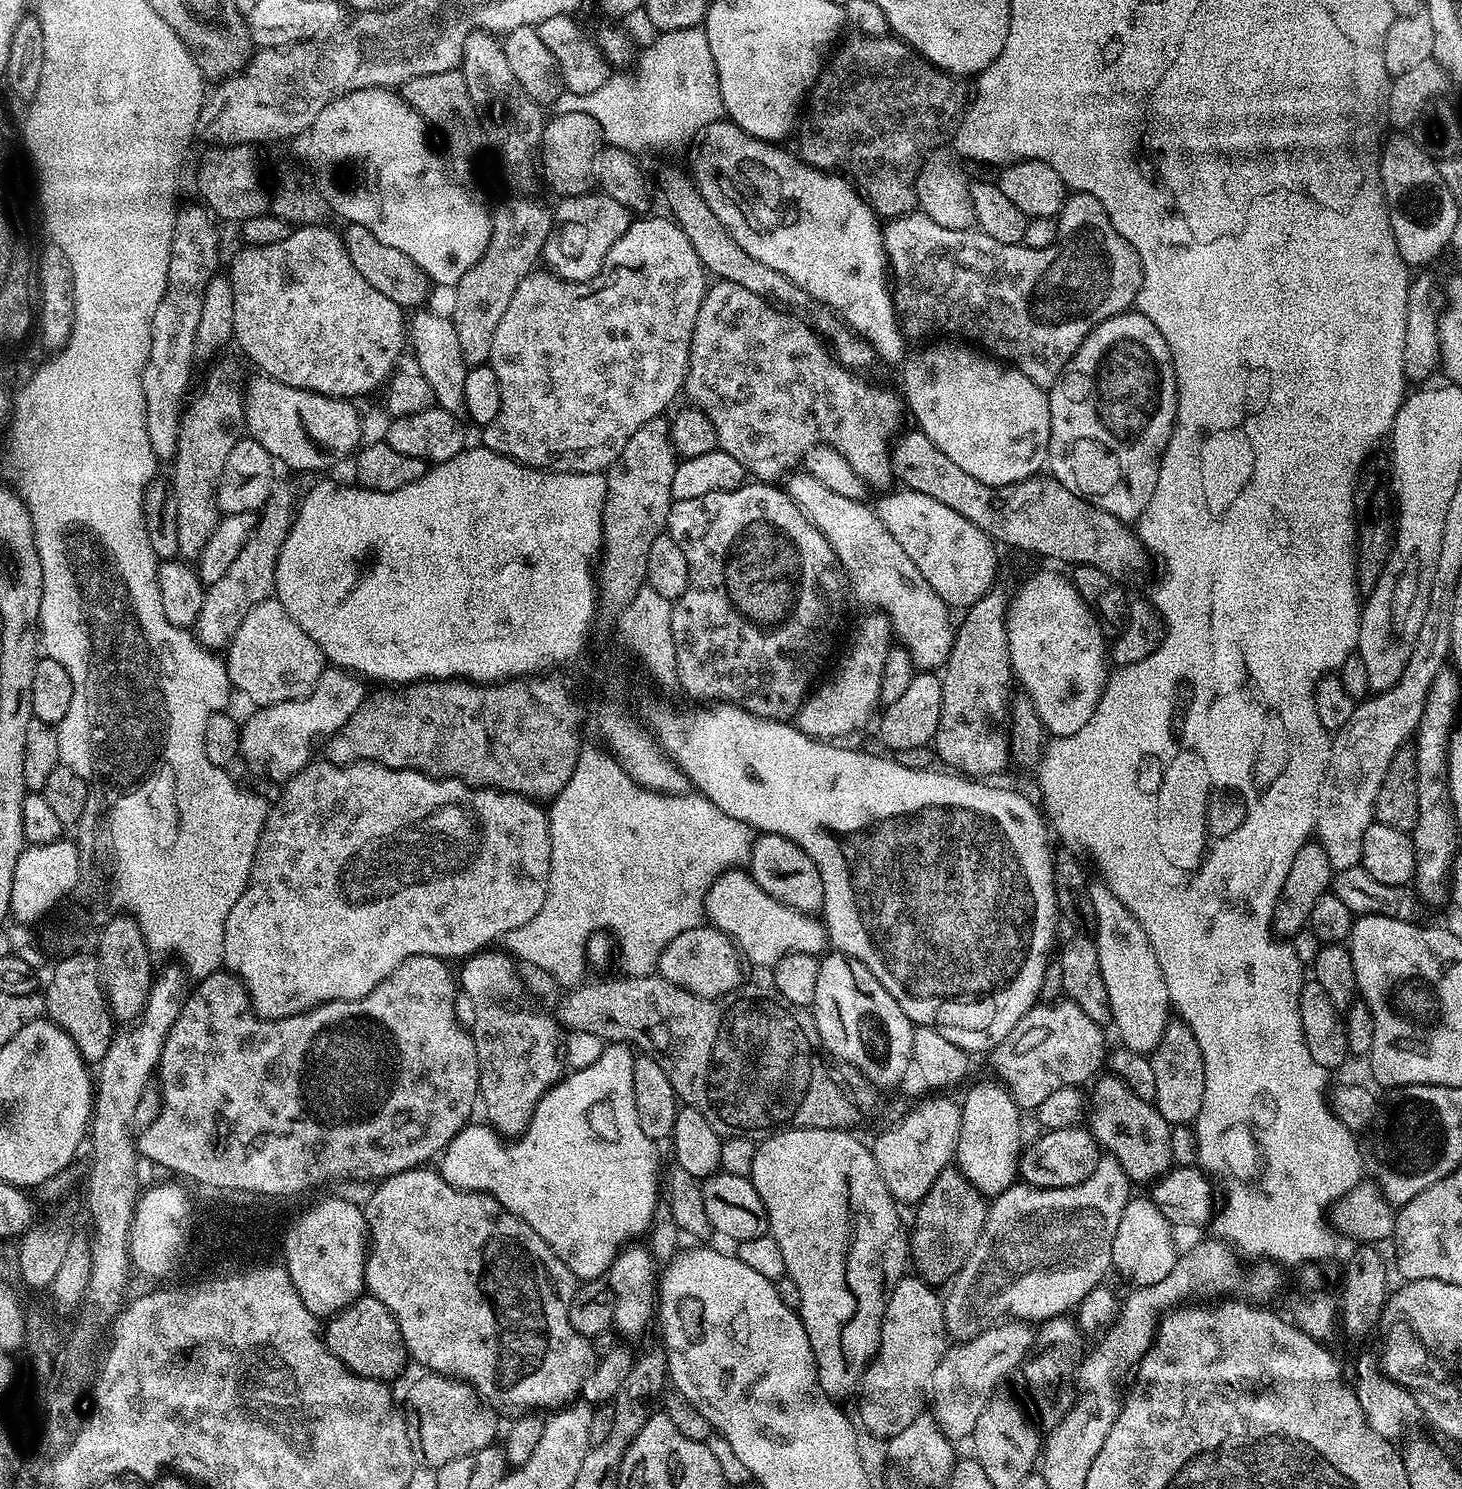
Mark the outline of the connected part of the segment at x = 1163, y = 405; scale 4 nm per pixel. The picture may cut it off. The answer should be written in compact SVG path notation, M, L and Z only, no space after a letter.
M1129 310L1119 312L1116 316L1106 318L1102 323L1090 330L1090 334L1085 336L1084 341L1078 350L1066 362L1062 374L1047 389L1048 406L1050 408L1050 442L1048 443L1047 467L1051 475L1055 476L1066 490L1089 500L1094 506L1114 514L1114 518L1125 522L1136 522L1140 519L1140 512L1146 510L1146 502L1150 502L1150 494L1154 494L1154 486L1158 486L1158 470L1160 460L1164 456L1166 446L1172 437L1172 427L1176 425L1176 379L1174 378L1174 366L1172 365L1172 355L1170 346L1166 346L1166 338L1162 338L1162 333L1158 331L1158 326L1150 322L1142 313Z

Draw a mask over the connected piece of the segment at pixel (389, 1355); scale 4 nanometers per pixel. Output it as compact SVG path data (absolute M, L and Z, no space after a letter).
M371 1294L361 1295L360 1299L348 1305L343 1312L335 1313L329 1320L332 1321L326 1324L328 1348L360 1376L371 1376L373 1380L392 1382L392 1379L403 1370L404 1363L409 1363L408 1346L400 1333L396 1315L385 1304L378 1302L378 1298L374 1298Z

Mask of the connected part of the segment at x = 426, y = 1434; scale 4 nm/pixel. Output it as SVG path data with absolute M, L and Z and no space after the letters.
M424 1374L408 1388L408 1408L406 1416L418 1445L418 1456L431 1466L439 1466L446 1462L454 1462L454 1458L462 1458L466 1454L474 1454L483 1448L491 1448L497 1443L496 1416L497 1413L482 1399L479 1392L471 1384L443 1374Z

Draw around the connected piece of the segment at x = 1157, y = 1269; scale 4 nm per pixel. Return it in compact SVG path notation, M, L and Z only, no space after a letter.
M1147 1195L1140 1196L1137 1198L1129 1199L1127 1206L1122 1210L1122 1218L1118 1222L1118 1230L1114 1230L1114 1238L1112 1239L1112 1268L1115 1271L1120 1271L1126 1279L1129 1280L1129 1285L1141 1288L1142 1286L1150 1286L1154 1282L1162 1282L1162 1278L1166 1278L1166 1274L1170 1274L1170 1270L1174 1270L1174 1262L1176 1261L1178 1255L1178 1249L1176 1249L1176 1240L1172 1237L1172 1232L1174 1232L1173 1225L1168 1223L1168 1219L1162 1214L1162 1210L1158 1210L1156 1203L1150 1199Z

